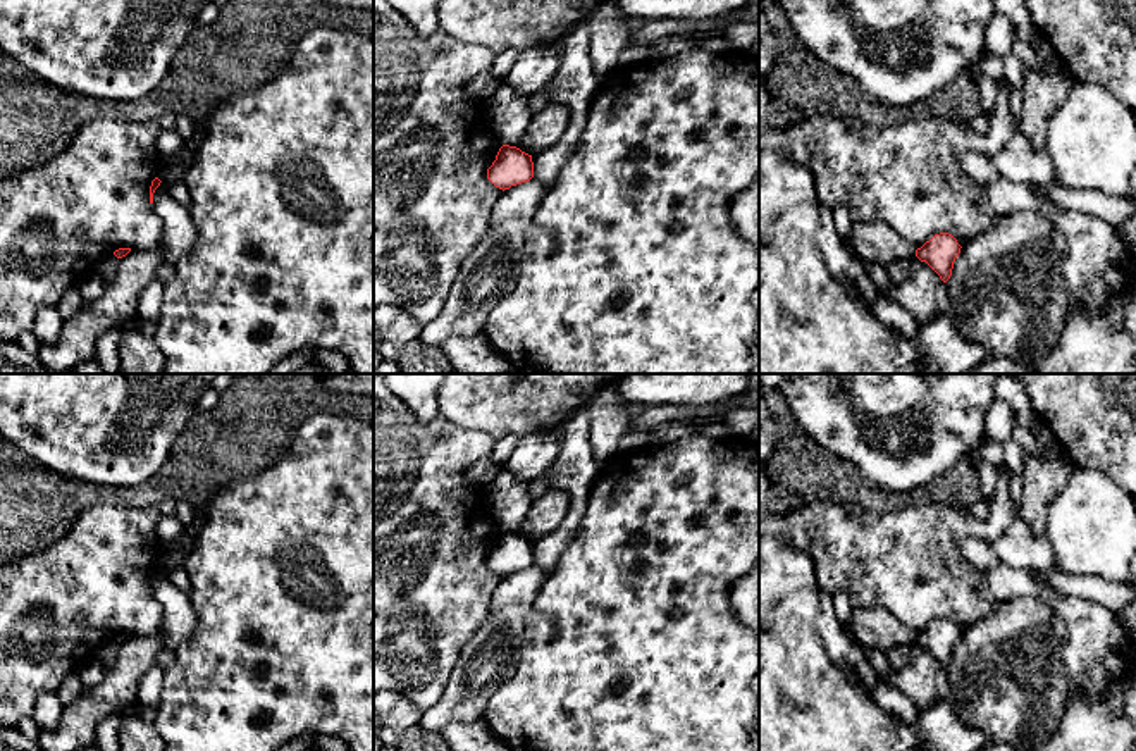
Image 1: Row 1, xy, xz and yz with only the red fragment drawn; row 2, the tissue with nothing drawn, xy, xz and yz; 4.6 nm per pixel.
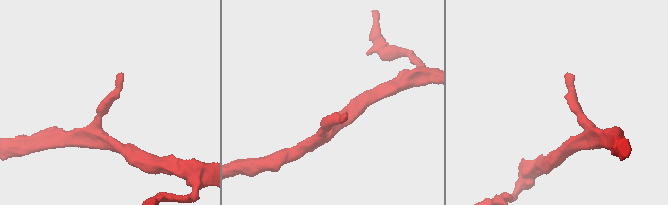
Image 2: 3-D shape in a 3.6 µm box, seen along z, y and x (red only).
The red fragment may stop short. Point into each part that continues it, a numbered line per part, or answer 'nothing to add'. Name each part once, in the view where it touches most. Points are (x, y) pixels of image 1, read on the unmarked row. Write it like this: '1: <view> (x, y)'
nothing to add

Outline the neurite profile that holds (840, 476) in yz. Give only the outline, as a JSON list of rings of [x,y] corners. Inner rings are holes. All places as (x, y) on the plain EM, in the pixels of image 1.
[[[762,388],[776,422],[775,451],[766,462],[768,513],[788,515],[804,503],[855,503],[866,508],[902,510],[924,503],[971,506],[983,498],[979,474],[969,456],[911,493],[885,491],[850,462],[814,443],[793,417],[780,388]]]

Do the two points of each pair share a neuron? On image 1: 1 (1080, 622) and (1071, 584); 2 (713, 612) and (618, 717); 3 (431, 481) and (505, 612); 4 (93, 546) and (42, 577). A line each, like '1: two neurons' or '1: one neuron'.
1: two neurons
2: one neuron
3: two neurons
4: one neuron

